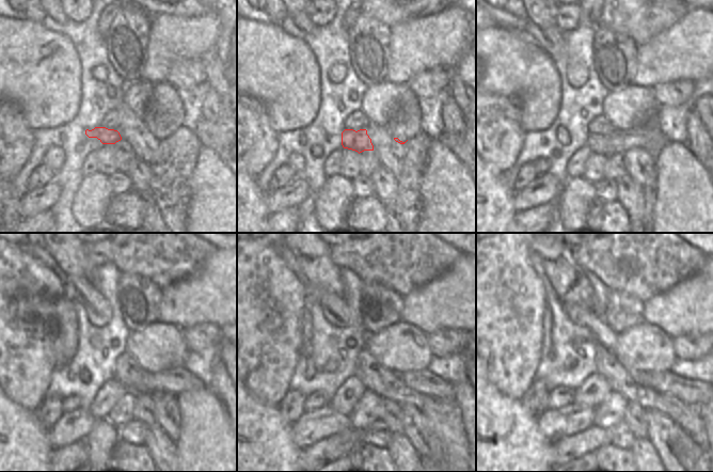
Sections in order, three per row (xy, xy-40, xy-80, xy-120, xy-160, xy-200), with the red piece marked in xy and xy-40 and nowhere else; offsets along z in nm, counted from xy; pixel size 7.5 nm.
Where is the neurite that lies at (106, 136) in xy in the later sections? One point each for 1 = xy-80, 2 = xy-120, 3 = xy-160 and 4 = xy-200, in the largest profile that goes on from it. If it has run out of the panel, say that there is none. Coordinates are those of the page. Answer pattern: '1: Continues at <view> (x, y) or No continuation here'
1: Continues at xy-80 (652, 141)
2: Continues at xy-120 (175, 380)
3: Continues at xy-160 (424, 381)
4: Continues at xy-200 (693, 393).

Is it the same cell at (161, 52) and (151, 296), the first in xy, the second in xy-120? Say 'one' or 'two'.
two

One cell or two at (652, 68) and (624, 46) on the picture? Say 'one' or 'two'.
two

